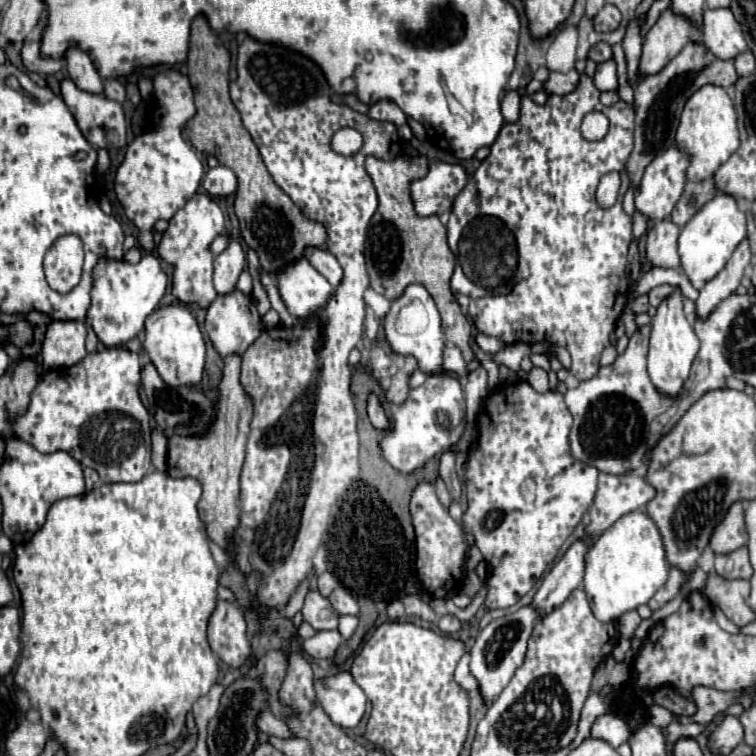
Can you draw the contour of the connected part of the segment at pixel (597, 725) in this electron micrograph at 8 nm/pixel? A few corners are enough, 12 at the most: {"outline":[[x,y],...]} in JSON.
{"outline":[[616,712],[594,720],[592,736],[618,748],[630,728]]}

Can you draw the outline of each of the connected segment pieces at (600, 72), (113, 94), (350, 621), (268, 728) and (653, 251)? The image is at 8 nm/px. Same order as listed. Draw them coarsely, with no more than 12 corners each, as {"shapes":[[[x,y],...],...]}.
{"shapes":[[[616,62],[598,64],[594,86],[598,90],[616,90]],[[106,80],[104,96],[122,104],[126,90],[118,80]],[[340,616],[338,630],[344,640],[354,634],[358,616]],[[272,712],[258,716],[258,730],[278,738],[292,736],[284,720]],[[660,220],[646,236],[650,266],[678,268],[680,228]]]}

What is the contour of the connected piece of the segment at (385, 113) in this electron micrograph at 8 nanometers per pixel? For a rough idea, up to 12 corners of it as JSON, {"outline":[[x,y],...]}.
{"outline":[[380,100],[368,112],[374,120],[406,124],[404,112],[392,100]]}

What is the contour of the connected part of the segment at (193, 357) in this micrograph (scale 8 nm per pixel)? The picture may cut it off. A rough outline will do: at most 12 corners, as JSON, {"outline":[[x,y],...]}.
{"outline":[[182,304],[156,308],[144,350],[162,380],[194,386],[206,346]]}

